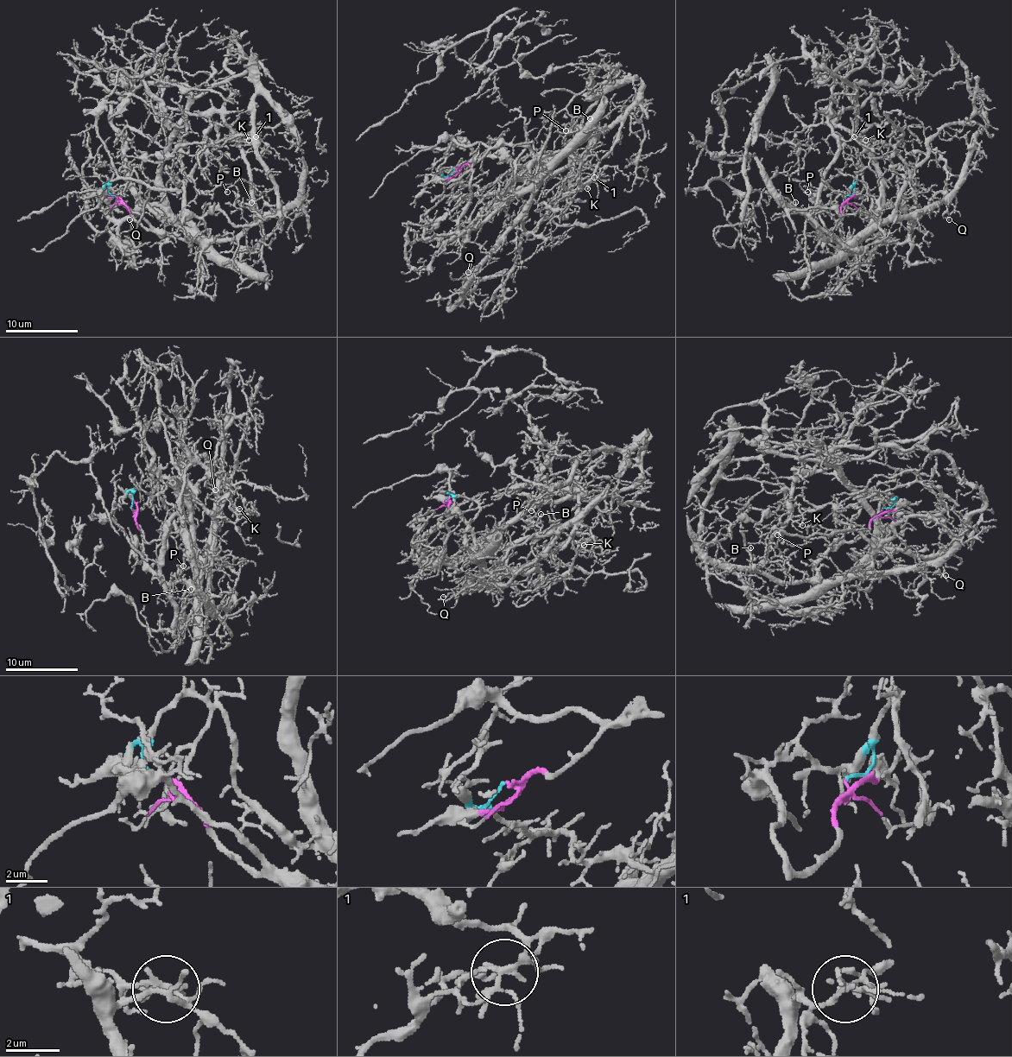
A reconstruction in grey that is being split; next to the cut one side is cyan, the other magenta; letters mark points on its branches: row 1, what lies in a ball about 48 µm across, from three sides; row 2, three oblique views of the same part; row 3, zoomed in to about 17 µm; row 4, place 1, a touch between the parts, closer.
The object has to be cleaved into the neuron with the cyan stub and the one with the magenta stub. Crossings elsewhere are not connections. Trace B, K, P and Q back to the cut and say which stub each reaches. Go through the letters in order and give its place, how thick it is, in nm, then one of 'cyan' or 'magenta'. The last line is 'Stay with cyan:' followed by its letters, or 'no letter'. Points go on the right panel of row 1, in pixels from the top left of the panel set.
B: at (795, 202); 150 nm thick; magenta
K: at (865, 140); 140 nm thick; magenta
P: at (807, 192); 140 nm thick; magenta
Q: at (949, 219); 100 nm thick; cyan
Stay with cyan: Q

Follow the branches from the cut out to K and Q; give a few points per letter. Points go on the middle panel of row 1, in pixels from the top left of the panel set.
K: (456, 167), (514, 145), (553, 160), (595, 135), (580, 160), (600, 171), (587, 189)
Q: (454, 169), (446, 178), (476, 185), (479, 194), (531, 194), (524, 216), (476, 270), (468, 272)

